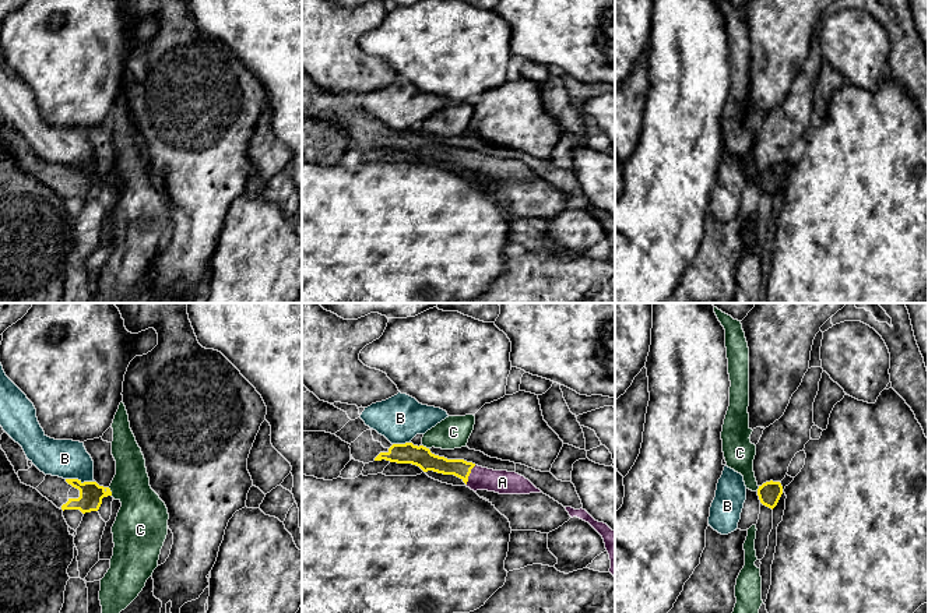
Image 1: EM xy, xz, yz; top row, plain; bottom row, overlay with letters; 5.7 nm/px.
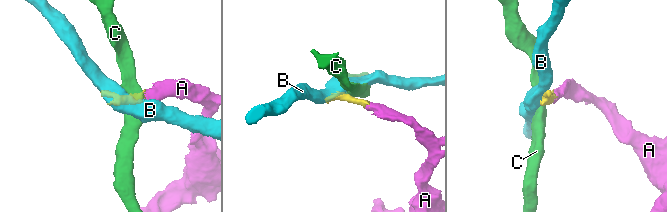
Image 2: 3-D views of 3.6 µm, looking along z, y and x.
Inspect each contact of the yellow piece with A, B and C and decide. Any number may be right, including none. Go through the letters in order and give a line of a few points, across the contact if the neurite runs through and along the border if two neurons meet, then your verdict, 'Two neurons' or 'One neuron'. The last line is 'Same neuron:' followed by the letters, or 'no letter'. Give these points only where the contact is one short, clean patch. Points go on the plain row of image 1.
A: Line: xz (428, 148), (461, 155), (468, 162), (502, 169). One neuron
B: Line: xy (66, 165), (94, 169). Two neurons
C: Line: xy (108, 175), (112, 182). Two neurons
Same neuron: A

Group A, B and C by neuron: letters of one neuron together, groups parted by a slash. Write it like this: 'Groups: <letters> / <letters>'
Groups: A / B / C

